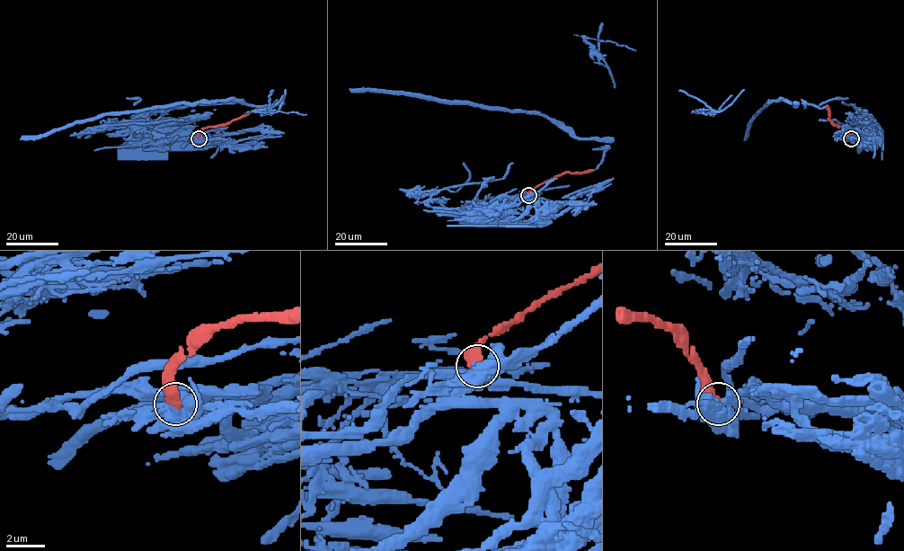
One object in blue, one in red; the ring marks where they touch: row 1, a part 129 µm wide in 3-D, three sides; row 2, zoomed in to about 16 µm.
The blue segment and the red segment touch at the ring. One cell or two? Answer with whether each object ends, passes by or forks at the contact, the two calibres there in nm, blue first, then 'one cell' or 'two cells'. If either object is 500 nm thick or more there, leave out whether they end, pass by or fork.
600 nm thick on the blue side, 500 nm on the other; two cells

